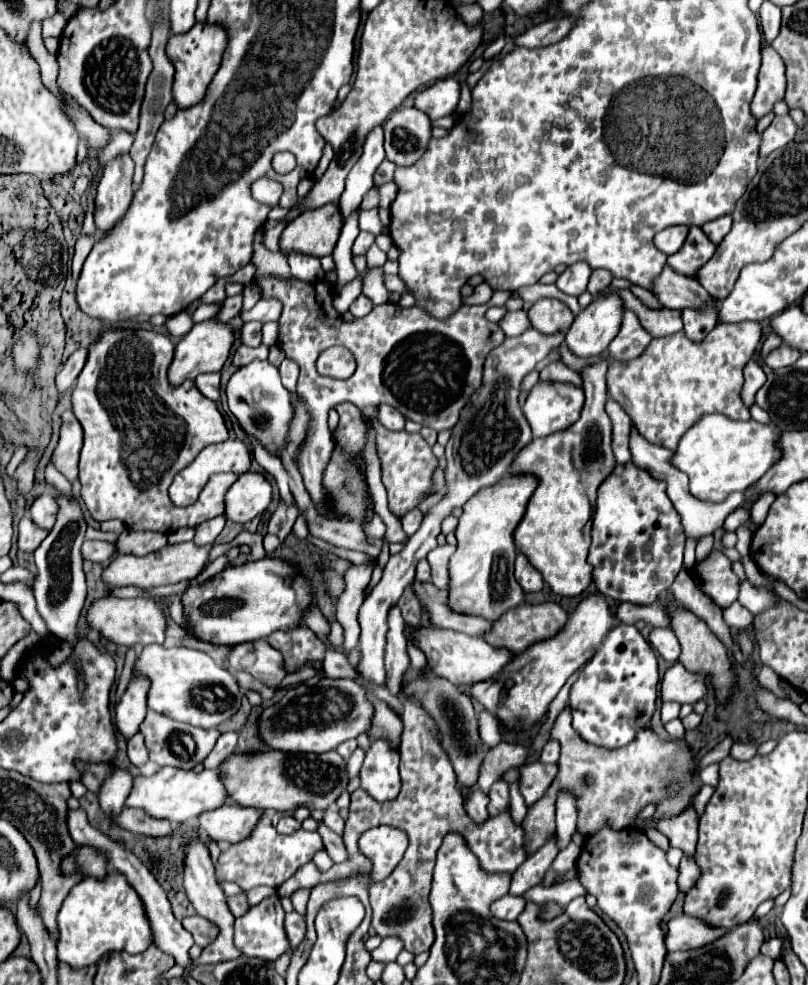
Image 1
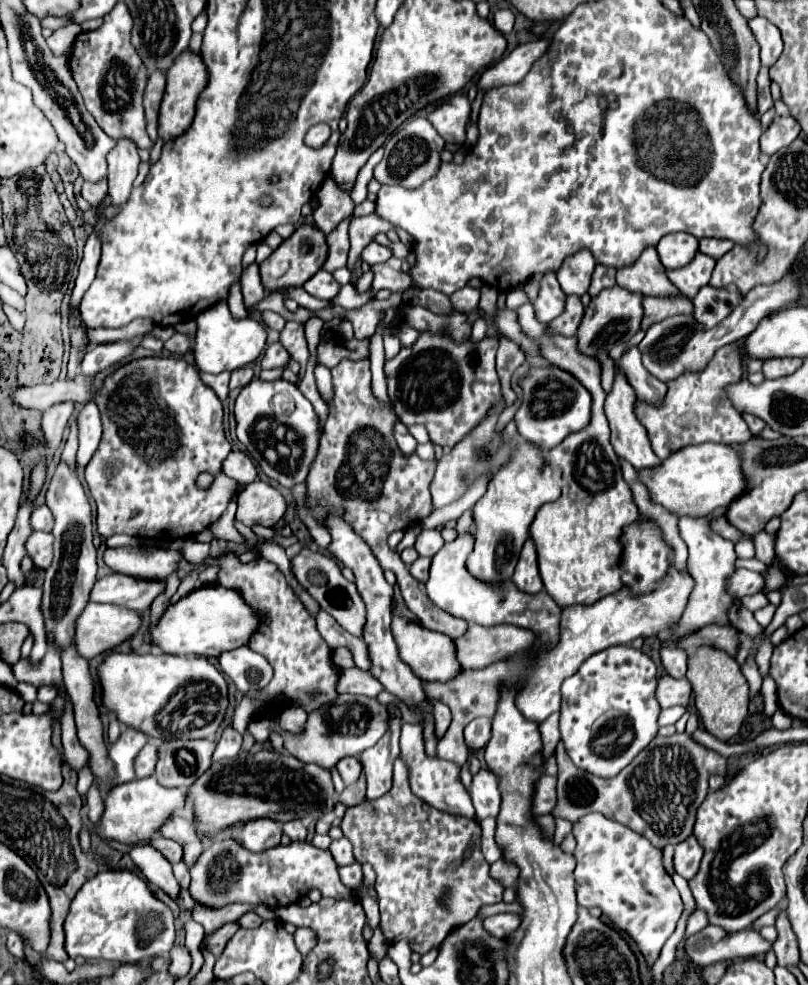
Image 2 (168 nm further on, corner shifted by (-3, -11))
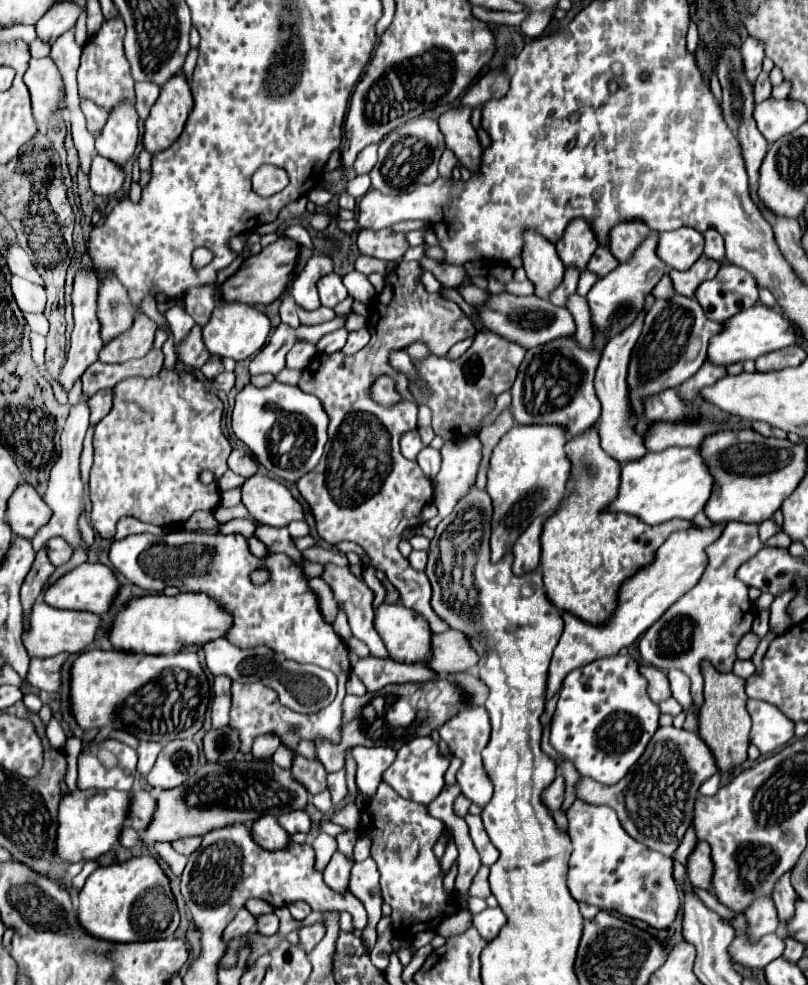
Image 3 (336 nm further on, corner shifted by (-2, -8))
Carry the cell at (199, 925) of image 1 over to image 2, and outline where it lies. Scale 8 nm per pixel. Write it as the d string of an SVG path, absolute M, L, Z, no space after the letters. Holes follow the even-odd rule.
M229 922L229 924L225 924L225 926L221 926L219 930L215 930L213 934L209 934L207 938L205 938L205 944L207 944L207 948L215 954L215 956L219 956L221 952L223 952L223 948L225 948L225 944L231 940L231 936L239 930L241 926L239 926L239 922Z

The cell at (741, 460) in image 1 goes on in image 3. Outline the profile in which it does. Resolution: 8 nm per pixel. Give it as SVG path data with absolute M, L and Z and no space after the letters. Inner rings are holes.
M670 447L660 453L648 451L640 461L630 461L622 467L620 493L608 511L620 511L640 517L648 525L658 525L674 517L694 519L714 489L714 477L708 473L706 461L700 457L700 449L694 447Z

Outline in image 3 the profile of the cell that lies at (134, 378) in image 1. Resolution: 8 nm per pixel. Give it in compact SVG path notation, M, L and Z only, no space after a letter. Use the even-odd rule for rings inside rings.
M162 369L156 377L128 377L128 381L120 381L120 385L114 385L114 405L112 411L104 417L104 421L100 421L96 425L94 431L94 465L90 471L90 501L92 501L92 513L90 513L90 521L94 531L104 537L104 539L112 539L116 535L116 525L122 517L134 517L140 519L144 523L152 523L158 527L166 527L166 525L182 525L192 513L196 511L214 511L220 505L220 491L216 483L210 485L202 485L198 481L198 475L202 469L210 469L216 475L216 481L226 473L228 465L226 459L232 451L228 439L222 435L222 401L218 397L212 397L210 391L206 389L206 385L192 373L188 371L178 371L178 369Z

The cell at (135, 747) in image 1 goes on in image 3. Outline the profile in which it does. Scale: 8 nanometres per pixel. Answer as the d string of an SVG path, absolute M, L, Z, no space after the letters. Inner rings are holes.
M140 741L138 745L138 771L142 775L148 775L150 769L154 767L156 763L156 757L160 753L162 745L160 743L154 743L154 741Z

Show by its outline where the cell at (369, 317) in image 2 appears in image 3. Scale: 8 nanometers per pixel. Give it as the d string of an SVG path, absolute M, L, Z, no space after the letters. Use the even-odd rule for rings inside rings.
M362 327L362 329L358 329L358 331L354 331L354 333L348 335L348 341L346 341L346 345L344 345L342 351L344 351L346 355L356 353L356 351L360 351L368 341L370 341L370 333L368 333L366 327Z

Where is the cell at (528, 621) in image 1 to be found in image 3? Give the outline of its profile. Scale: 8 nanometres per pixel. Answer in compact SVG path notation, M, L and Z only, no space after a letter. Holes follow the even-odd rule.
M448 629L440 635L432 635L434 657L430 667L436 673L462 673L476 667L478 653L468 645L468 637L456 629Z

